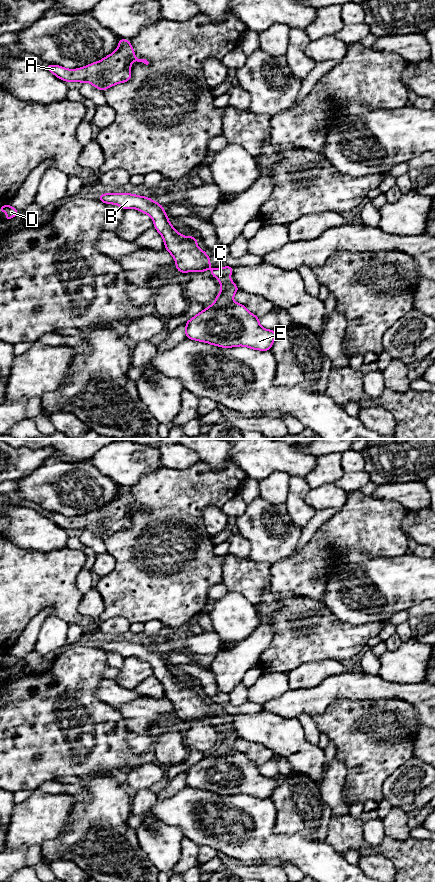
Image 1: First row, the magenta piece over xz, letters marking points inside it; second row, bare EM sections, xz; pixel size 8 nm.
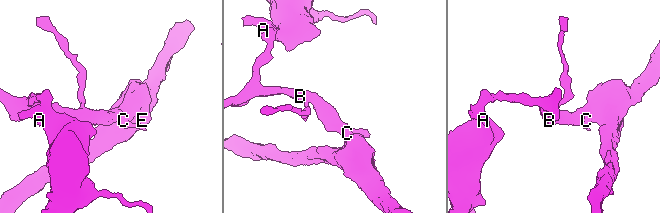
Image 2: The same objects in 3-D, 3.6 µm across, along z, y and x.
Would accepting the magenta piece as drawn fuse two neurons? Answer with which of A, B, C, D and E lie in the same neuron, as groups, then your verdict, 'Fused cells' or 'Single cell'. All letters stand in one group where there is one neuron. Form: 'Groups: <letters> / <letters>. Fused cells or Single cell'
Groups: A B C D E. Single cell

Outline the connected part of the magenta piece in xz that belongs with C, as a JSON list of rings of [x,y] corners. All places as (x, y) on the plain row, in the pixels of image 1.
[[[233,715],[214,716],[210,721],[220,730],[221,738],[212,753],[186,770],[186,785],[223,796],[245,794],[270,798],[276,778],[261,775],[259,765],[233,748],[239,738],[230,727]]]

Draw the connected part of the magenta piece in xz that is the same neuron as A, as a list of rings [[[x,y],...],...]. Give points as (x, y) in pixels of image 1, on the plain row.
[[[119,487],[117,497],[112,501],[101,507],[98,510],[91,511],[79,517],[66,517],[59,513],[47,512],[47,517],[59,527],[66,530],[88,530],[94,535],[104,540],[105,537],[112,535],[116,532],[128,530],[131,526],[131,511],[133,509],[143,510],[148,513],[146,507],[138,507],[135,505],[135,500],[129,488]]]

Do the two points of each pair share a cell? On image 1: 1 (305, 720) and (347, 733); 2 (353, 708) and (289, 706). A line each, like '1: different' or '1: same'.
1: different
2: different

